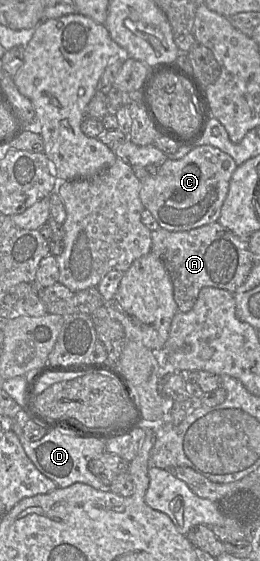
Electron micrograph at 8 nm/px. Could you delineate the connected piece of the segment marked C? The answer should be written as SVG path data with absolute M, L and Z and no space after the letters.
M210 145L197 146L181 159L167 159L156 175L141 179L140 199L160 227L169 231L189 231L217 222L236 168L229 154Z

